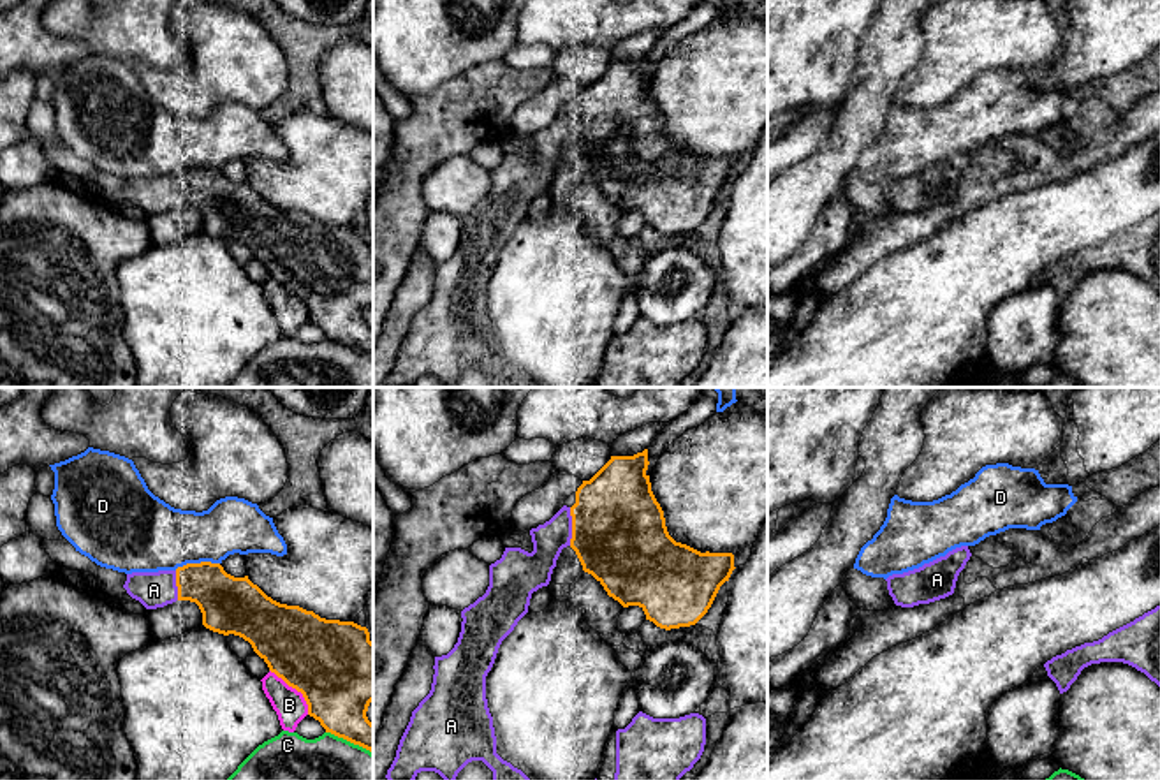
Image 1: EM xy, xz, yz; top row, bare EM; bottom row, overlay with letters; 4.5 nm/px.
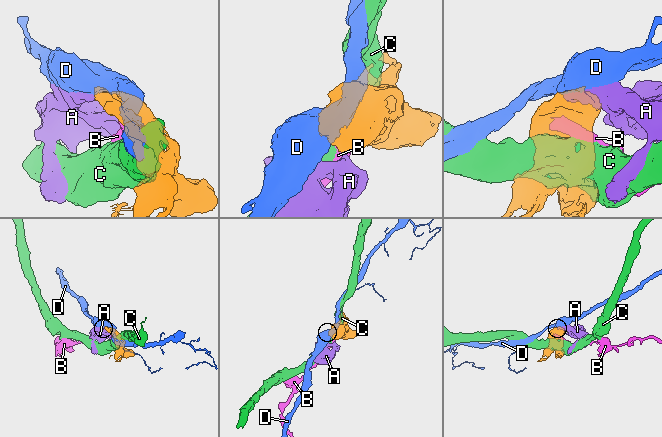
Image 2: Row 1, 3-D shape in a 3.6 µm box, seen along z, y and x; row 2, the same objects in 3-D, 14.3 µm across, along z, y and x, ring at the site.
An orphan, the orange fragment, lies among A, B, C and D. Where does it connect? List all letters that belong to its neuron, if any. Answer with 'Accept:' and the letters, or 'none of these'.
Accept: A

